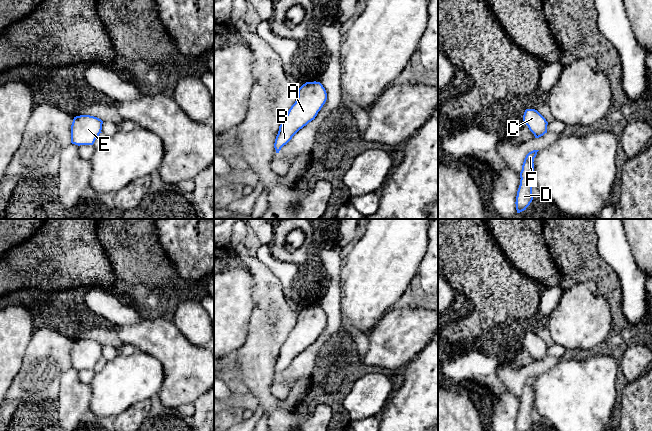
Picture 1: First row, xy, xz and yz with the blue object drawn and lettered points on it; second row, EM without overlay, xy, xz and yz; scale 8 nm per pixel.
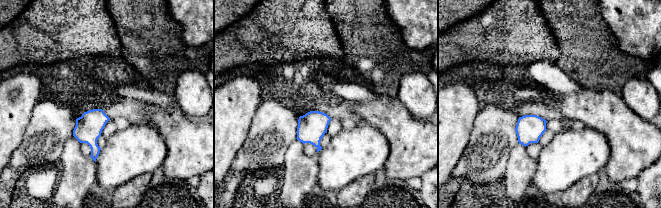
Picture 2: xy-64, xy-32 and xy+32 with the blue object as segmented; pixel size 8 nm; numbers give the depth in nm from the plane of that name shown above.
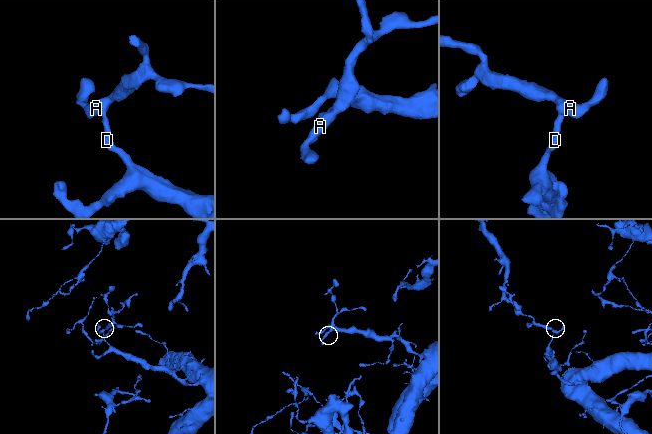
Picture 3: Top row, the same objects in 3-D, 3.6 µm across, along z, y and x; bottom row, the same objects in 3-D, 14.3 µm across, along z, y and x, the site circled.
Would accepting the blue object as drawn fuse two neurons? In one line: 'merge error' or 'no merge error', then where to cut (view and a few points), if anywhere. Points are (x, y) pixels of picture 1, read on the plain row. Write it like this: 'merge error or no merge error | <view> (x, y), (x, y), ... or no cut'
no merge error | no cut

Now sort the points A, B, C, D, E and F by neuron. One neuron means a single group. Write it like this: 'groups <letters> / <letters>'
groups A B C D E F

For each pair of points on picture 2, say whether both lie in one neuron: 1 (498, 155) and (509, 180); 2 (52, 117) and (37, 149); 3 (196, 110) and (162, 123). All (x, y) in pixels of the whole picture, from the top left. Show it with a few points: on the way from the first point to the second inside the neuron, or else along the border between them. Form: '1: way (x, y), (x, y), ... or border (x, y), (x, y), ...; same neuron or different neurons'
1: border (513, 148), (510, 151), (507, 166), (500, 181); different neurons
2: way (51, 125), (43, 141); same neuron
3: border (178, 106), (193, 119); different neurons

